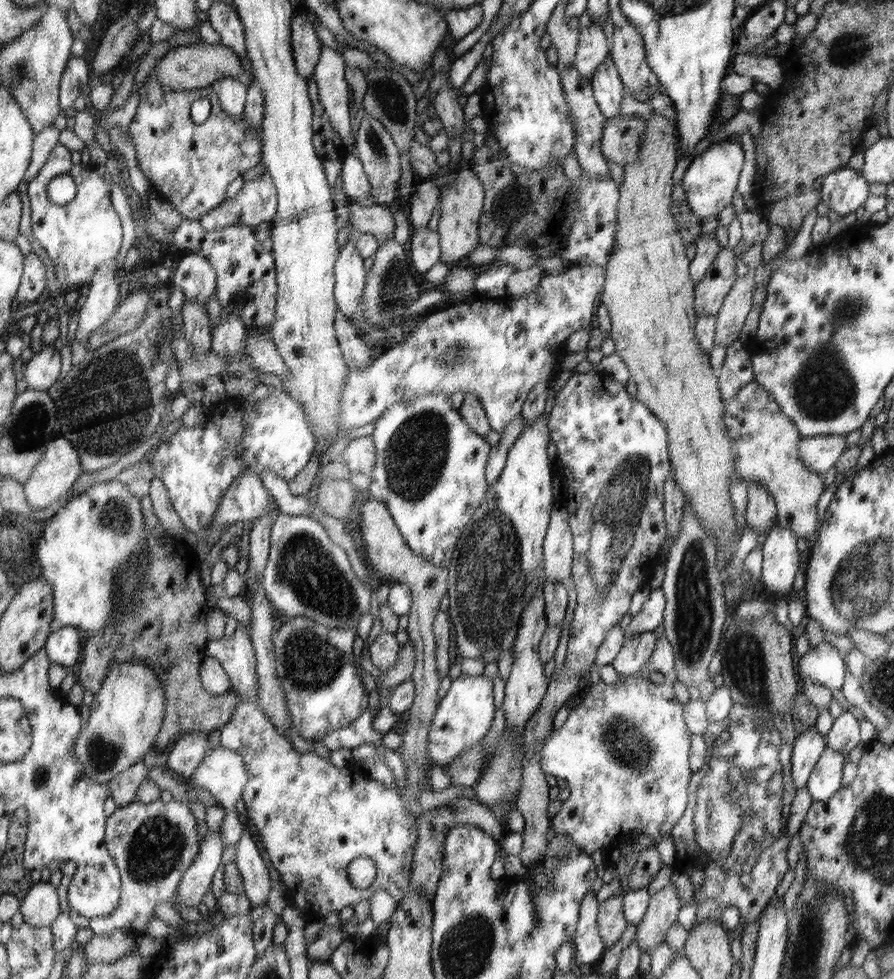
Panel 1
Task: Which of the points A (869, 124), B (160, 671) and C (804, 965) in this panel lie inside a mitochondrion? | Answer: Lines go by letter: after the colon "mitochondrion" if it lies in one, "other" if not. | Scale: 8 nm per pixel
A: other
B: other
C: mitochondrion

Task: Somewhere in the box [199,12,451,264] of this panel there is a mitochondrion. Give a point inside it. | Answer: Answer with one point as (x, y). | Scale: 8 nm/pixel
(386, 95)

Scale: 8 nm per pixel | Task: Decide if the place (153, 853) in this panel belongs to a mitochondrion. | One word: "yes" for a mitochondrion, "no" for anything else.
yes

